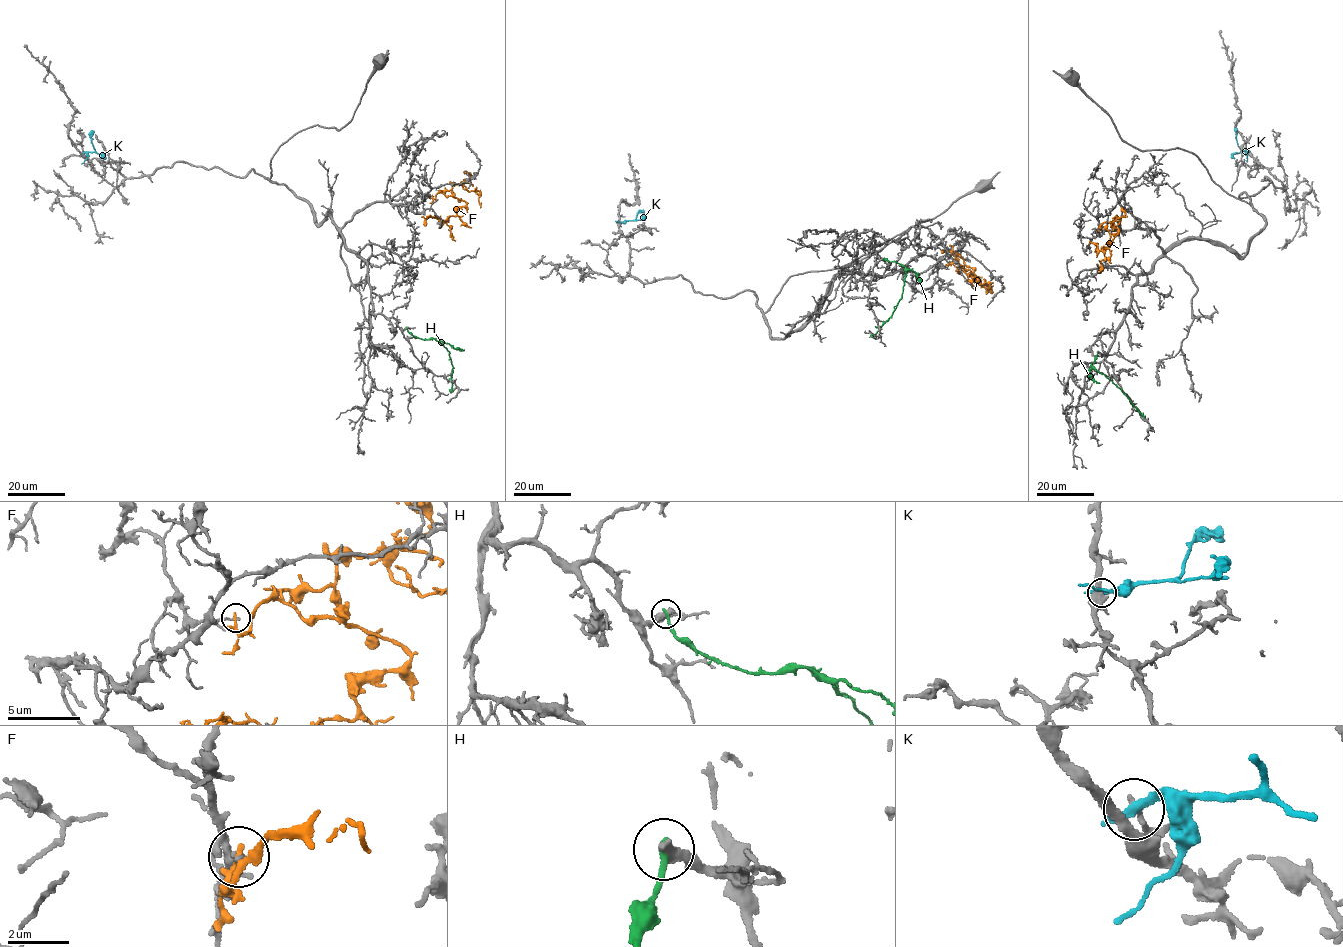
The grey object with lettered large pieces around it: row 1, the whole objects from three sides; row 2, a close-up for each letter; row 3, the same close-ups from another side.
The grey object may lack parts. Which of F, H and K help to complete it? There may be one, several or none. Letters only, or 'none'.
none

